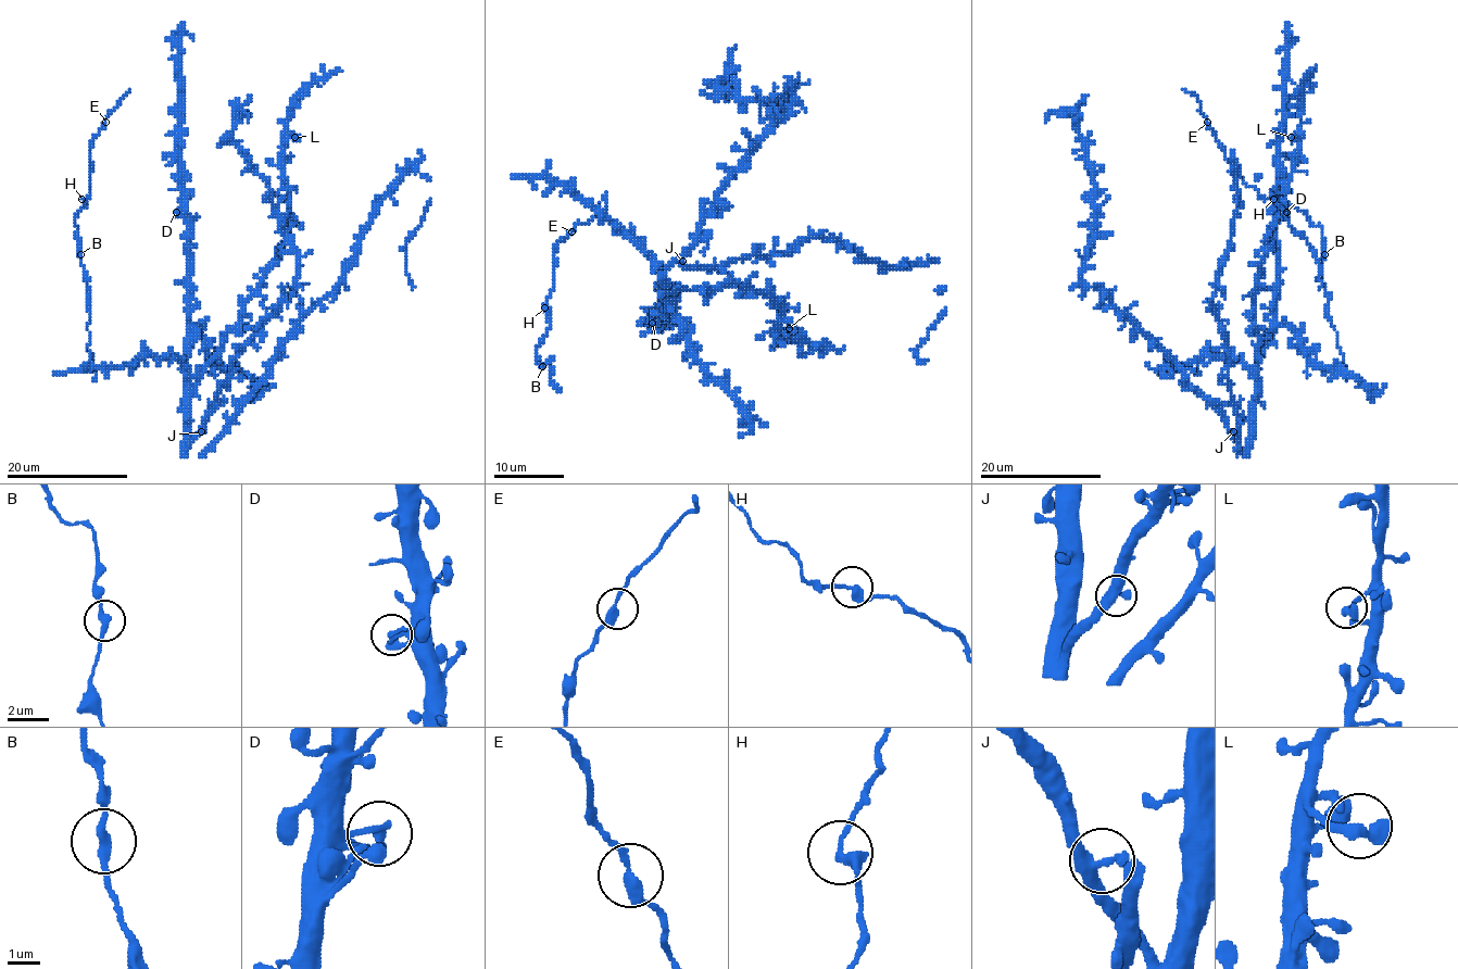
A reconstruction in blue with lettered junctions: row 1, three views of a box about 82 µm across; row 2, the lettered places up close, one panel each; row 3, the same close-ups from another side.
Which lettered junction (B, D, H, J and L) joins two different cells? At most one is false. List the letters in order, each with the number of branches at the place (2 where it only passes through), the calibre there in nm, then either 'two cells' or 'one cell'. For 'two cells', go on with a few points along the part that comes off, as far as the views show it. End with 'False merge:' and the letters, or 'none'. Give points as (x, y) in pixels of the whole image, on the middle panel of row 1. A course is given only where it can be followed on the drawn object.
B: 2 branches meet; 280 nm thick; one cell
D: 2 branches meet; 300 nm thick; one cell
H: 2 branches meet; 320 nm thick; one cell
J: 2 branches meet; 400 nm thick; one cell
L: 2 branches meet; 300 nm thick; one cell
False merge: none

